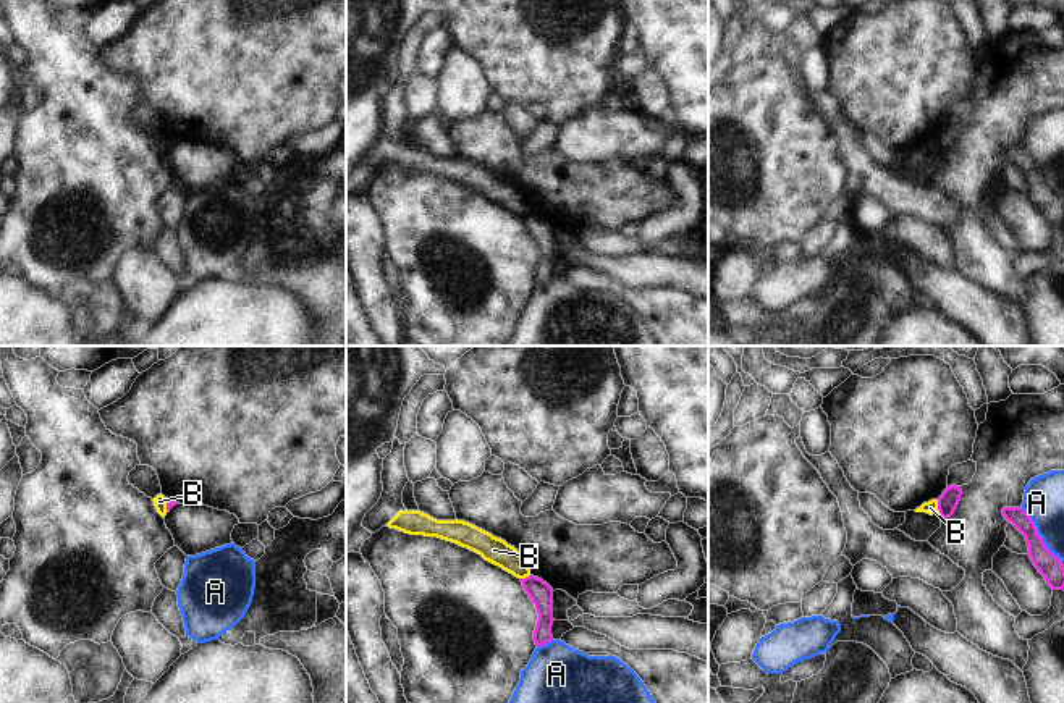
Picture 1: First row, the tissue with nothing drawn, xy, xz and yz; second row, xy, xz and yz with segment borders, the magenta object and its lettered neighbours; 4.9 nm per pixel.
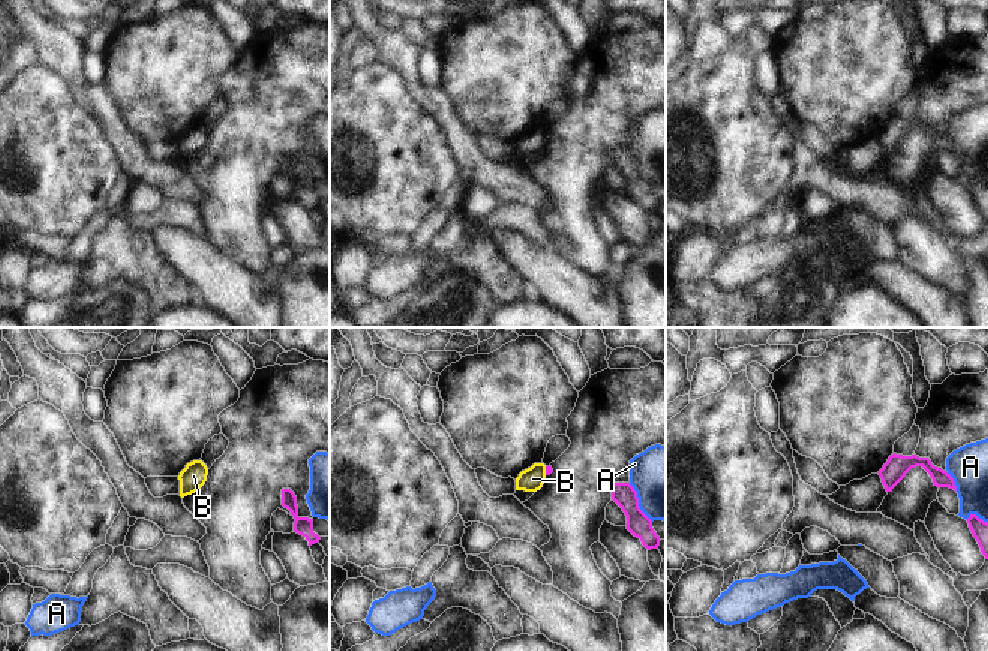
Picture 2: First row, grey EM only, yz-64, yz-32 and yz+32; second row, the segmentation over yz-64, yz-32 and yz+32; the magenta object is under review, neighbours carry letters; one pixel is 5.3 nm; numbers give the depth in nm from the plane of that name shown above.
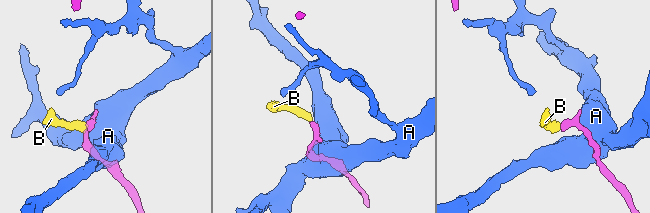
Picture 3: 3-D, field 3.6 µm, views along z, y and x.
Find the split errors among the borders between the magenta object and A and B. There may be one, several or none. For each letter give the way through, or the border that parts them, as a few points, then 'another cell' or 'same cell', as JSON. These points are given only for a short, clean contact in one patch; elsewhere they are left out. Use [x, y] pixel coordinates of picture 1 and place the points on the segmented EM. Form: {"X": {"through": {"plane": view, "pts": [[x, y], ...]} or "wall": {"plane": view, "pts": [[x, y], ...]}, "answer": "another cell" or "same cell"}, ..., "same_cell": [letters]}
{"A": {"answer": "another cell"}, "B": {"wall": {"plane": "yz", "pts": [[937, 500], [940, 511]]}, "answer": "another cell"}, "same_cell": []}

